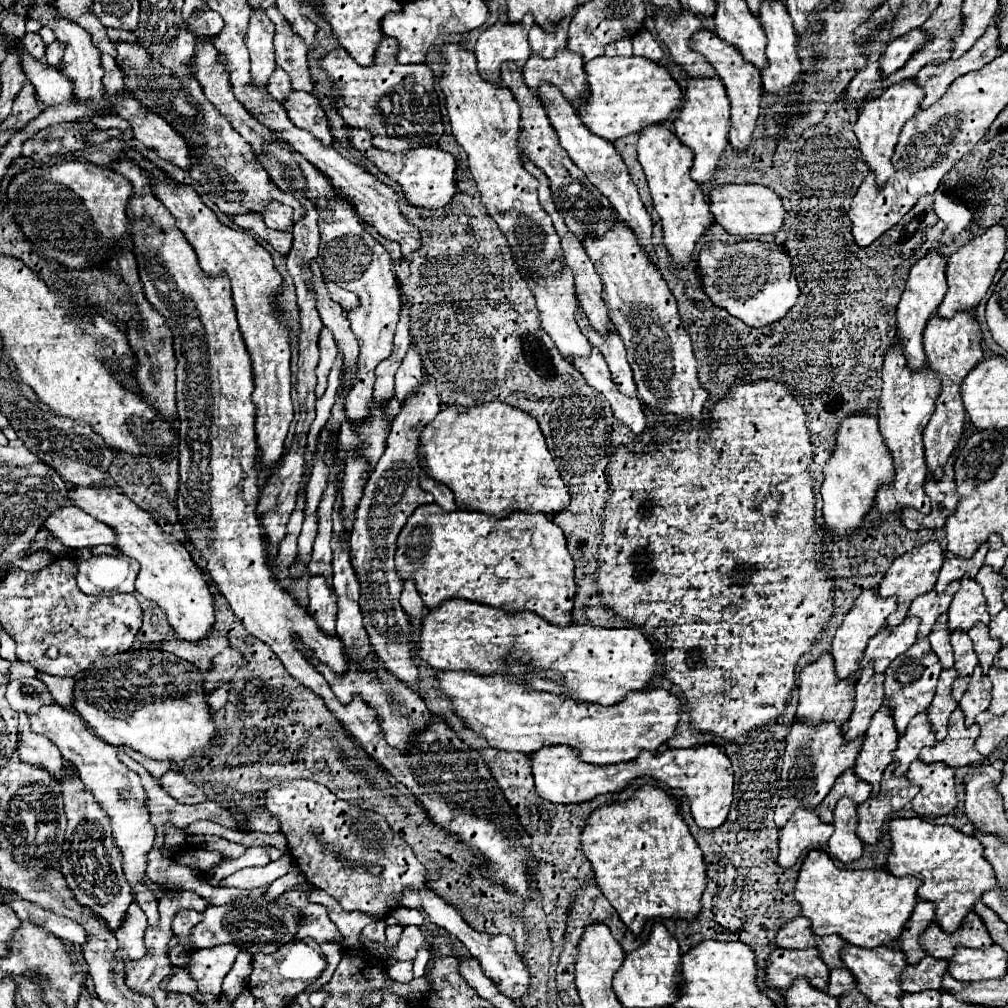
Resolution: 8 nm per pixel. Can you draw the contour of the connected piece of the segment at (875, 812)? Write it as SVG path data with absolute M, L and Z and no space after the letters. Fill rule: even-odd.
M895 762L889 764L883 774L881 792L857 808L859 814L857 832L865 844L877 844L885 820L893 816L895 810L901 810L907 802L911 802L913 796L919 792L915 784L907 782L905 776L895 776L893 770L895 770Z

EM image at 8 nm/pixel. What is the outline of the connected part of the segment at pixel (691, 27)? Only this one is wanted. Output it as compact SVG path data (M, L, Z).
M659 10L657 22L655 22L655 30L657 30L657 34L659 34L659 40L663 40L665 46L669 48L673 60L675 60L675 62L677 62L677 64L679 64L689 76L717 78L715 68L705 60L705 56L697 54L697 52L691 48L691 40L693 40L693 36L695 36L699 30L703 30L703 24L701 24L701 20L699 20L697 16L693 16L693 14L685 16L685 10L683 10L683 14L679 14L679 18L673 18L671 10Z

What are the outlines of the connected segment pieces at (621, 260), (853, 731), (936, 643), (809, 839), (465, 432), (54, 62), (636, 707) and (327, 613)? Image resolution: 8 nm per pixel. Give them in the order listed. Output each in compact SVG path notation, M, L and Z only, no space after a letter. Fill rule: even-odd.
M617 222L603 238L587 238L585 250L603 282L603 300L615 330L625 342L641 402L685 422L701 422L703 402L709 394L699 384L691 338L679 320L677 302L657 266L647 260L647 254L639 248L635 234L625 222Z
M871 666L861 674L861 678L855 684L855 708L851 712L851 718L847 722L845 740L851 742L865 734L871 716L881 708L883 704L883 674L875 674Z
M943 614L943 616L939 616L939 620L933 626L933 632L929 634L929 642L945 670L953 668L953 650L949 644L949 636L951 636L951 632L947 630L947 614Z
M795 810L791 822L779 834L779 866L789 870L809 850L823 850L833 826L819 822L817 812Z
M499 400L469 408L445 404L437 418L423 428L417 456L427 476L451 488L459 506L467 510L479 510L497 518L505 518L515 510L555 514L569 506L569 492L555 468L553 456L547 450L545 436L537 426L537 420L527 412Z
M55 40L55 42L51 42L49 46L47 46L47 62L51 62L51 66L59 66L61 64L61 60L63 60L63 44L59 42L59 40Z
M437 672L441 690L453 700L453 710L471 726L475 732L483 734L493 748L507 752L523 752L533 754L543 746L565 744L577 748L581 758L589 764L619 764L637 758L641 750L655 752L667 738L673 736L679 722L679 698L669 694L667 690L641 690L629 692L621 702L613 706L599 706L587 702L575 702L571 698L559 698L551 692L535 692L527 690L527 686L519 686L519 682L507 682L507 678L499 676L477 676L477 674L459 674L459 672Z
M311 576L307 584L307 594L309 594L309 608L307 612L315 618L317 626L329 634L335 636L335 592L327 586L325 578Z

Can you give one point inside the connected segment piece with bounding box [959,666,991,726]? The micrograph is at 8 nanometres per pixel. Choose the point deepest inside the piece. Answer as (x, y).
(976, 699)

